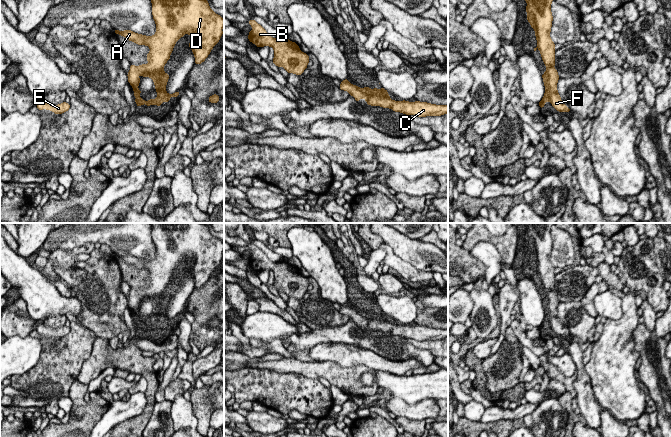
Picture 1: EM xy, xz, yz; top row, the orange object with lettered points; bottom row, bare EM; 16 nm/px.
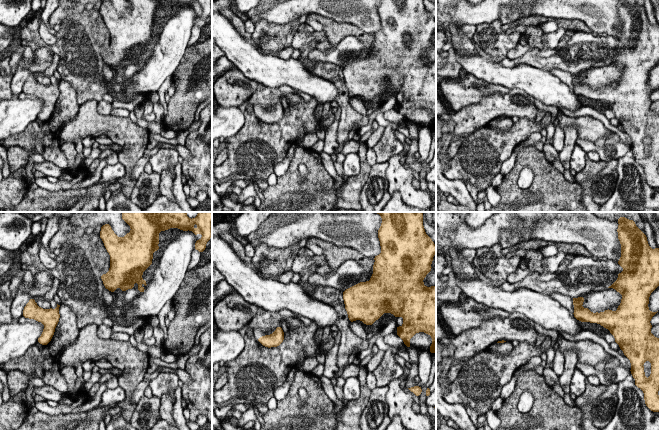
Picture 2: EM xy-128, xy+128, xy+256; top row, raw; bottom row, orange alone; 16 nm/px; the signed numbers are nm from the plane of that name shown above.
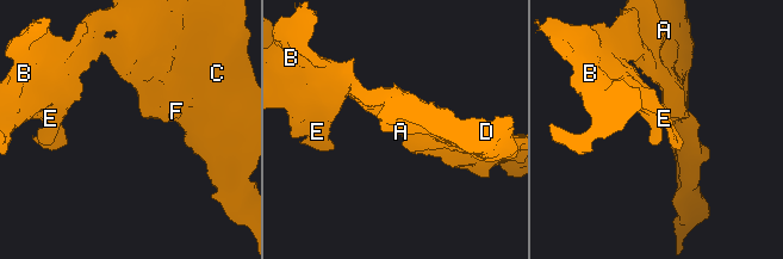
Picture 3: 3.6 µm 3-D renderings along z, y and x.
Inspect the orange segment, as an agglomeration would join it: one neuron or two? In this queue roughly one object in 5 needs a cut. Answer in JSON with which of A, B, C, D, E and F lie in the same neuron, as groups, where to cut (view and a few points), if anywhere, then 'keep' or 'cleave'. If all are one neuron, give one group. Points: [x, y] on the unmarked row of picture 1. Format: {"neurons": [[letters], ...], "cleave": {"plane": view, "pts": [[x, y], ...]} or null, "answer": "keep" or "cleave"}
{"neurons": [["A", "B", "C", "D", "E", "F"]], "cleave": null, "answer": "keep"}

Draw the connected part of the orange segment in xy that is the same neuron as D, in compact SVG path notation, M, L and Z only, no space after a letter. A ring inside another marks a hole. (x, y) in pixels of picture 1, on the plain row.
M150 223L152 226L152 239L156 248L156 257L150 261L142 258L137 258L131 254L125 255L114 254L115 258L125 261L127 264L132 265L138 269L146 269L150 272L147 277L146 284L148 288L139 290L130 289L130 294L127 298L128 306L133 312L135 326L138 331L143 328L147 330L157 329L161 330L162 326L169 326L171 321L179 320L179 315L174 318L166 316L166 309L170 301L163 294L165 288L170 283L171 276L173 275L176 266L185 258L189 258L194 262L193 266L189 266L189 271L194 277L195 288L201 288L210 278L213 271L219 266L223 255L224 243L220 239L211 234L209 227L206 223ZM139 300L150 301L157 315L157 322L145 325L140 321L141 314L138 313L140 307Z

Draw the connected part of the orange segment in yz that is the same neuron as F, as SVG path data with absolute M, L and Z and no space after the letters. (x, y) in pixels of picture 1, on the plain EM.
M525 223L528 228L526 243L535 254L537 264L537 273L540 275L542 284L547 292L542 298L545 317L543 323L538 327L543 332L546 326L550 326L555 334L559 336L570 336L571 334L562 327L561 321L557 314L559 299L554 292L555 289L555 267L551 264L550 256L552 251L553 240L551 236L551 227L554 223Z

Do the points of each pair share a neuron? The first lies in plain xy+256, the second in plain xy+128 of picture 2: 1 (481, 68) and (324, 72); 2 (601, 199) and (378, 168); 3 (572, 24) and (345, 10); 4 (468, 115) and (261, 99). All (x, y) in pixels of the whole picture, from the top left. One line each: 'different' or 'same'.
1: different
2: same
3: different
4: same

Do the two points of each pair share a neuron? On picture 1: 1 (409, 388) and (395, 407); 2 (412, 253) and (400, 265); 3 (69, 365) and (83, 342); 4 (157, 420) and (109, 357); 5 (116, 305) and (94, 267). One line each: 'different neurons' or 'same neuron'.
1: different neurons
2: different neurons
3: same neuron
4: different neurons
5: same neuron

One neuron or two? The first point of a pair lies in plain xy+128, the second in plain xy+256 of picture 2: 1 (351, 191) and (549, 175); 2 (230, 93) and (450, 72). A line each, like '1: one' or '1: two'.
1: two
2: two

